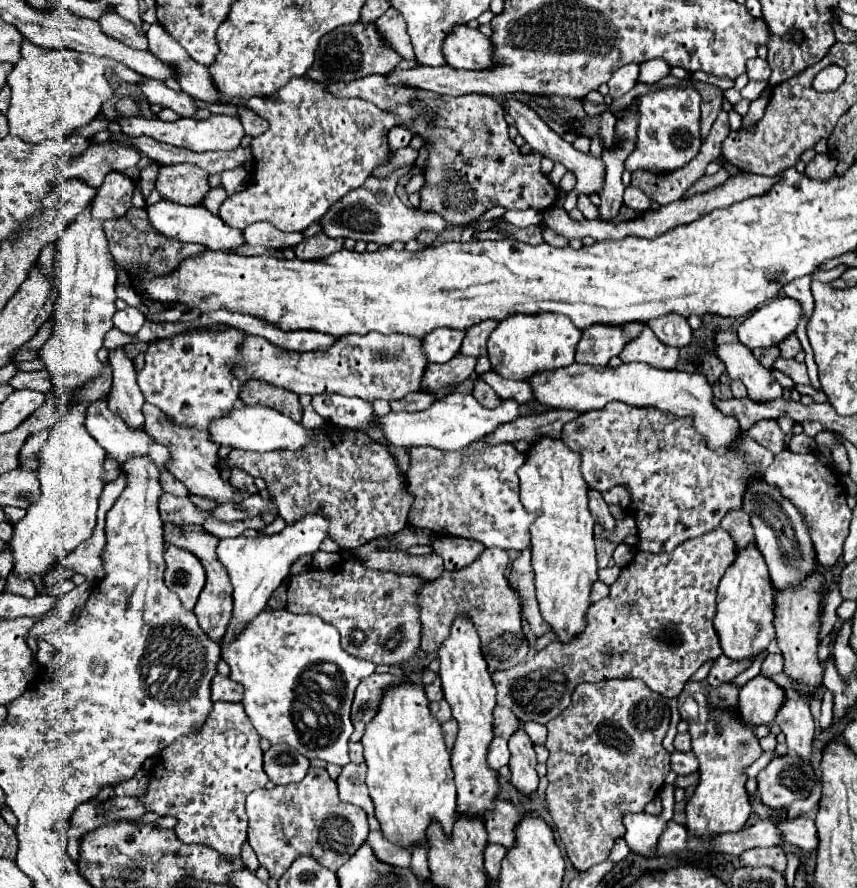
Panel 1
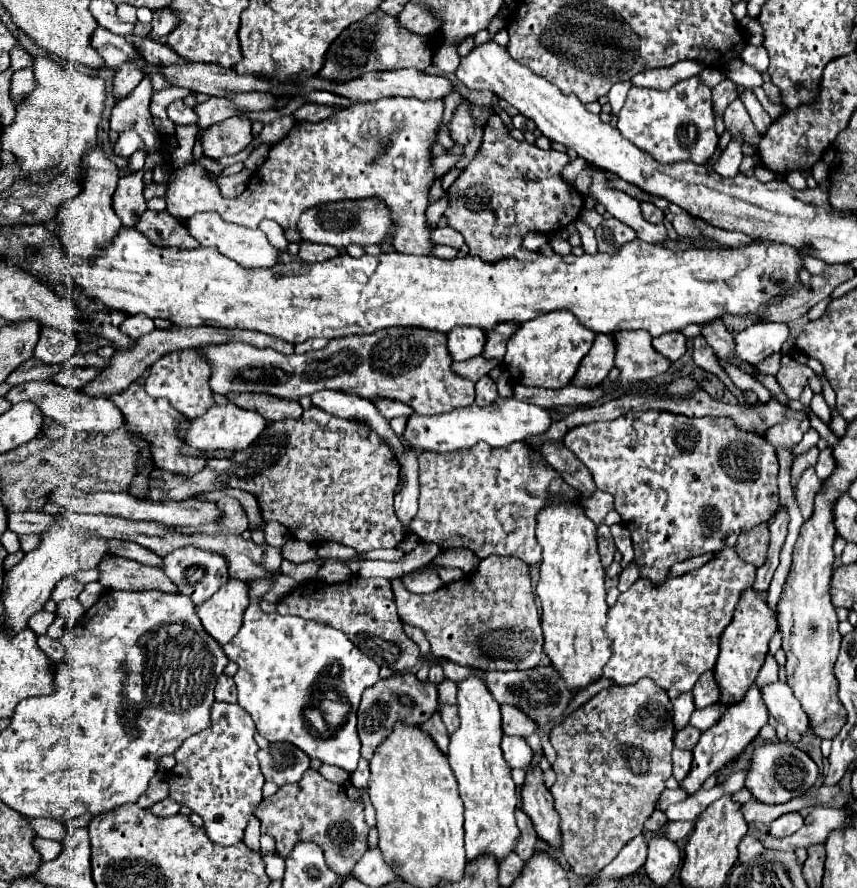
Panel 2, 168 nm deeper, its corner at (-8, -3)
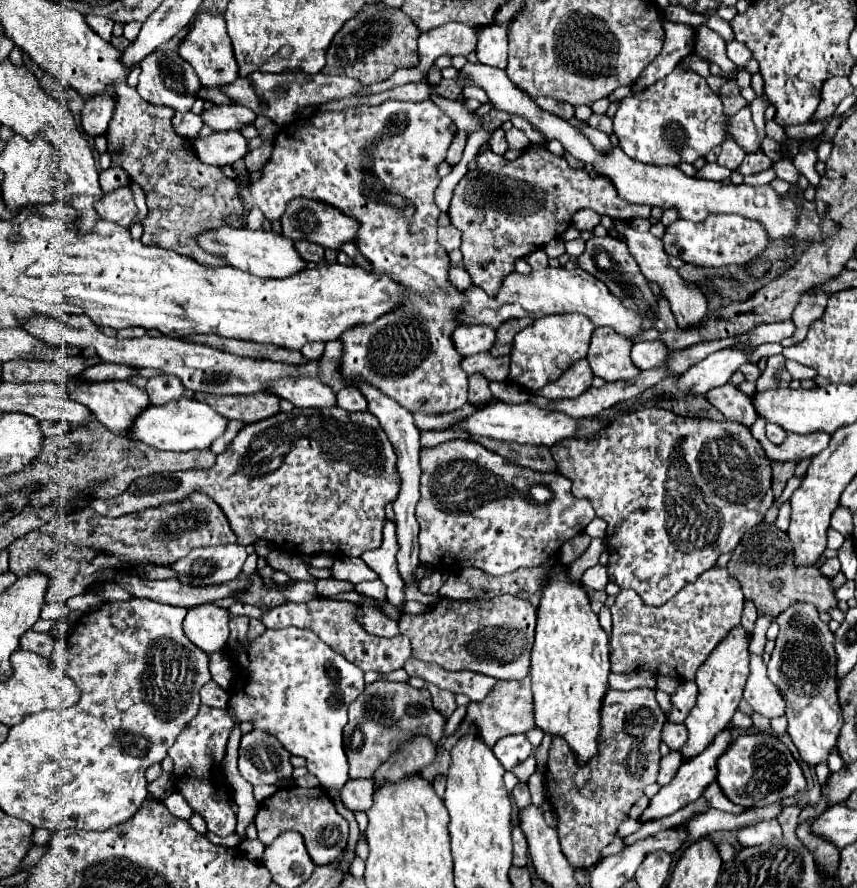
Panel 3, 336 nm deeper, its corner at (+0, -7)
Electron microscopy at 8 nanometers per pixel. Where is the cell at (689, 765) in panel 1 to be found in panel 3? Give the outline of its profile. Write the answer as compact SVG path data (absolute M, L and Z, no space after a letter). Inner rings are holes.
M669 751L669 753L661 759L661 769L659 769L657 783L659 783L659 785L667 785L667 783L675 777L681 761L683 761L683 757L681 757L679 751Z

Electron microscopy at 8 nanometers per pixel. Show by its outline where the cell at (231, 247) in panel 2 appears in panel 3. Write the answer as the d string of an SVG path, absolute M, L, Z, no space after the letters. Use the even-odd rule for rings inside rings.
M219 227L219 229L205 229L195 237L197 245L205 249L207 253L221 255L231 267L241 269L245 273L257 275L257 277L289 277L307 267L307 263L299 257L299 253L293 247L293 241L281 235L275 235L273 231L251 231L251 229L233 229L233 227Z

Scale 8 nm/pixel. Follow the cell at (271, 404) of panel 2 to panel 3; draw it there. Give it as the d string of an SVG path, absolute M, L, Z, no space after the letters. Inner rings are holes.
M195 393L195 399L205 401L217 413L243 423L257 423L279 413L279 397L273 393L259 395L207 395Z

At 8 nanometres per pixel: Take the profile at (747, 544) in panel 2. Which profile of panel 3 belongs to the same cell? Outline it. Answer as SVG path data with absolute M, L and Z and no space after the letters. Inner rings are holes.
M761 523L749 529L749 533L745 533L737 549L731 553L727 571L741 583L745 599L755 603L759 615L777 617L795 601L813 603L819 611L831 611L837 607L831 577L821 577L819 567L795 569L791 539L787 533L777 529L775 523Z

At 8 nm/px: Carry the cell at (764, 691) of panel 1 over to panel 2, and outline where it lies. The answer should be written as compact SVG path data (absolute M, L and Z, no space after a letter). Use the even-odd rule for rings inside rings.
M753 685L753 687L747 691L747 695L745 695L745 699L743 699L741 703L731 705L731 707L723 713L723 717L721 717L711 729L707 729L707 731L701 735L699 743L693 747L691 771L689 771L689 775L679 783L679 787L681 787L687 795L697 793L697 791L701 789L701 785L705 783L707 777L711 777L711 775L715 775L717 771L721 771L725 765L729 765L731 761L735 761L735 759L741 755L741 751L745 751L745 747L757 737L759 729L767 723L767 717L769 717L769 713L767 713L767 709L765 709L765 703L761 701L761 691L757 689L757 685Z

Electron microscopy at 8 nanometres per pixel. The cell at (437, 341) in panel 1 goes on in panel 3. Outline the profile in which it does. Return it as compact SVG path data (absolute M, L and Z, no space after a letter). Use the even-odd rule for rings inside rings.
M467 325L457 327L451 335L455 347L463 357L477 355L483 351L489 351L495 341L495 329L489 325Z

